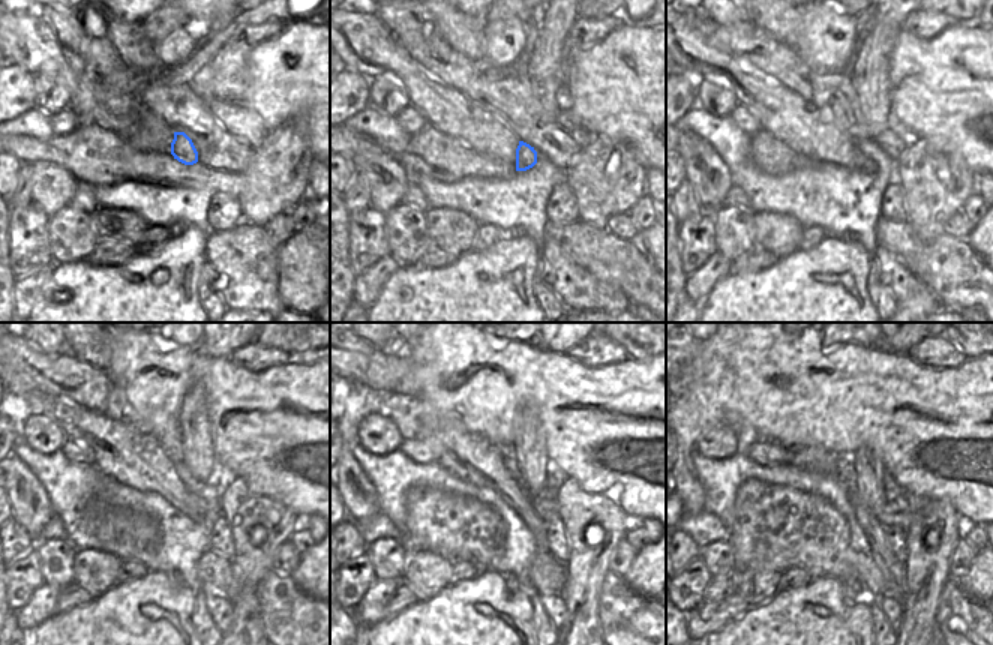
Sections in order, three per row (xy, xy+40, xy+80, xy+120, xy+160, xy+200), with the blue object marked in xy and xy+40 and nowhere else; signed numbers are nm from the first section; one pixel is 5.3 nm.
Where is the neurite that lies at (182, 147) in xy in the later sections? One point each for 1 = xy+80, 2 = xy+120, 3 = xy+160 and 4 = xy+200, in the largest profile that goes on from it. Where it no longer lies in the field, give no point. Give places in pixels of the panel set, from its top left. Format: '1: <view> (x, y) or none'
1: xy+80 (863, 162)
2: xy+120 (197, 501)
3: xy+160 (545, 506)
4: xy+200 (897, 512)

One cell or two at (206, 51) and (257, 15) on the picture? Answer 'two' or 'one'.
one

